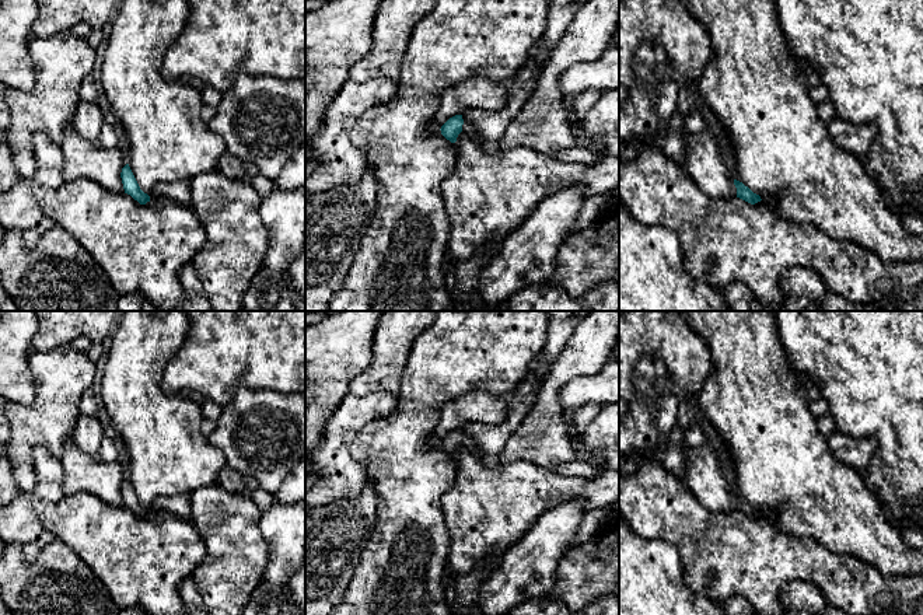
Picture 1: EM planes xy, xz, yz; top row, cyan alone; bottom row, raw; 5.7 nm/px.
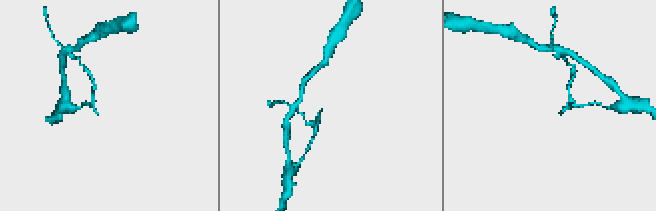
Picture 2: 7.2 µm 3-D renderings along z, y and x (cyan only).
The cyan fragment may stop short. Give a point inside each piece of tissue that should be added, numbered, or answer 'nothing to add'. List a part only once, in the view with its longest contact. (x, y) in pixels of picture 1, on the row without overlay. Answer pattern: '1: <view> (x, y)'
1: xz (489, 440)

